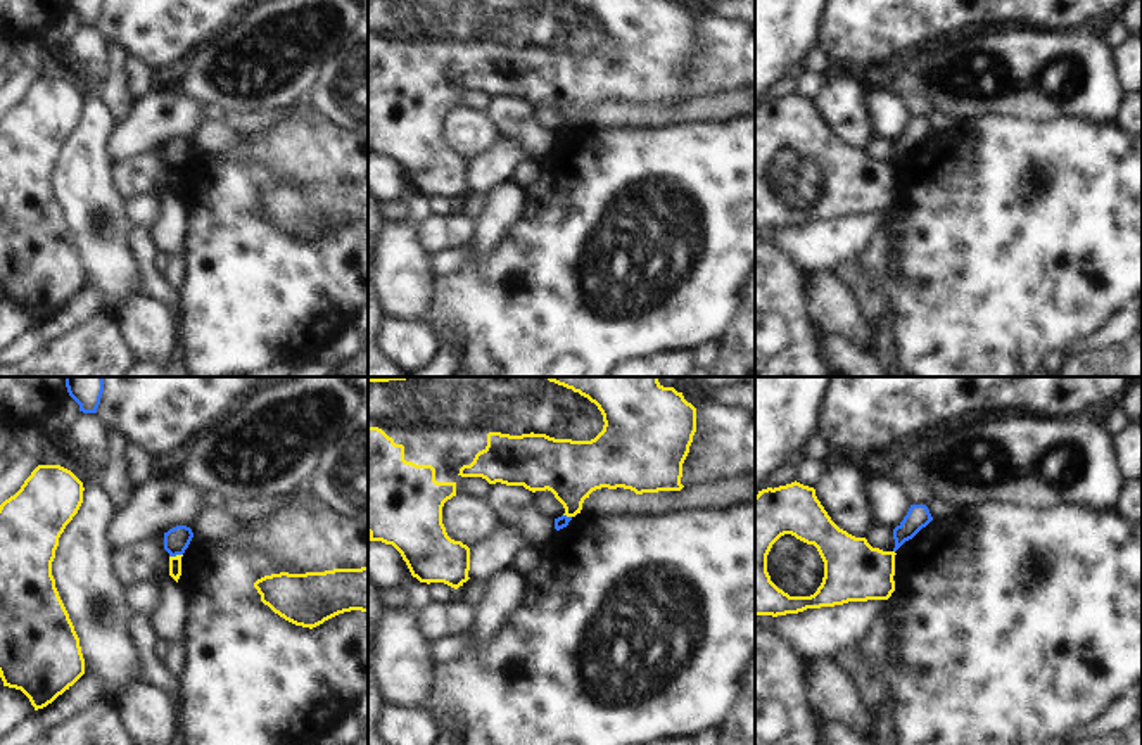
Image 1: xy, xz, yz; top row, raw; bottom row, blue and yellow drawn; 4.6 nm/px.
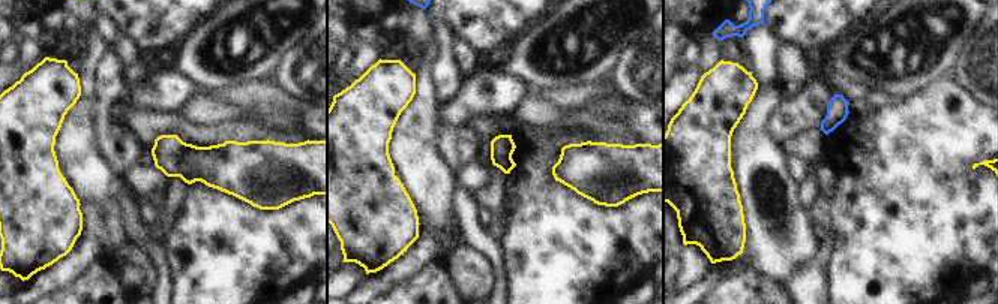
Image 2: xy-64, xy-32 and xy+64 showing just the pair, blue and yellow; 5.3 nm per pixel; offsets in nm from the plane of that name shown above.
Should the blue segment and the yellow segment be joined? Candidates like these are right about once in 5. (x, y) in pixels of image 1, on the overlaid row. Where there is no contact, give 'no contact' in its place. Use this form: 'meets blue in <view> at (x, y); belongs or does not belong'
meets blue in xy at (175, 555); does not belong

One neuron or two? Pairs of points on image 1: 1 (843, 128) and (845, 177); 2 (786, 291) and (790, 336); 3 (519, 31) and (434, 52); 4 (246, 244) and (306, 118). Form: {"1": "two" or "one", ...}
{"1": "two", "2": "one", "3": "one", "4": "one"}

